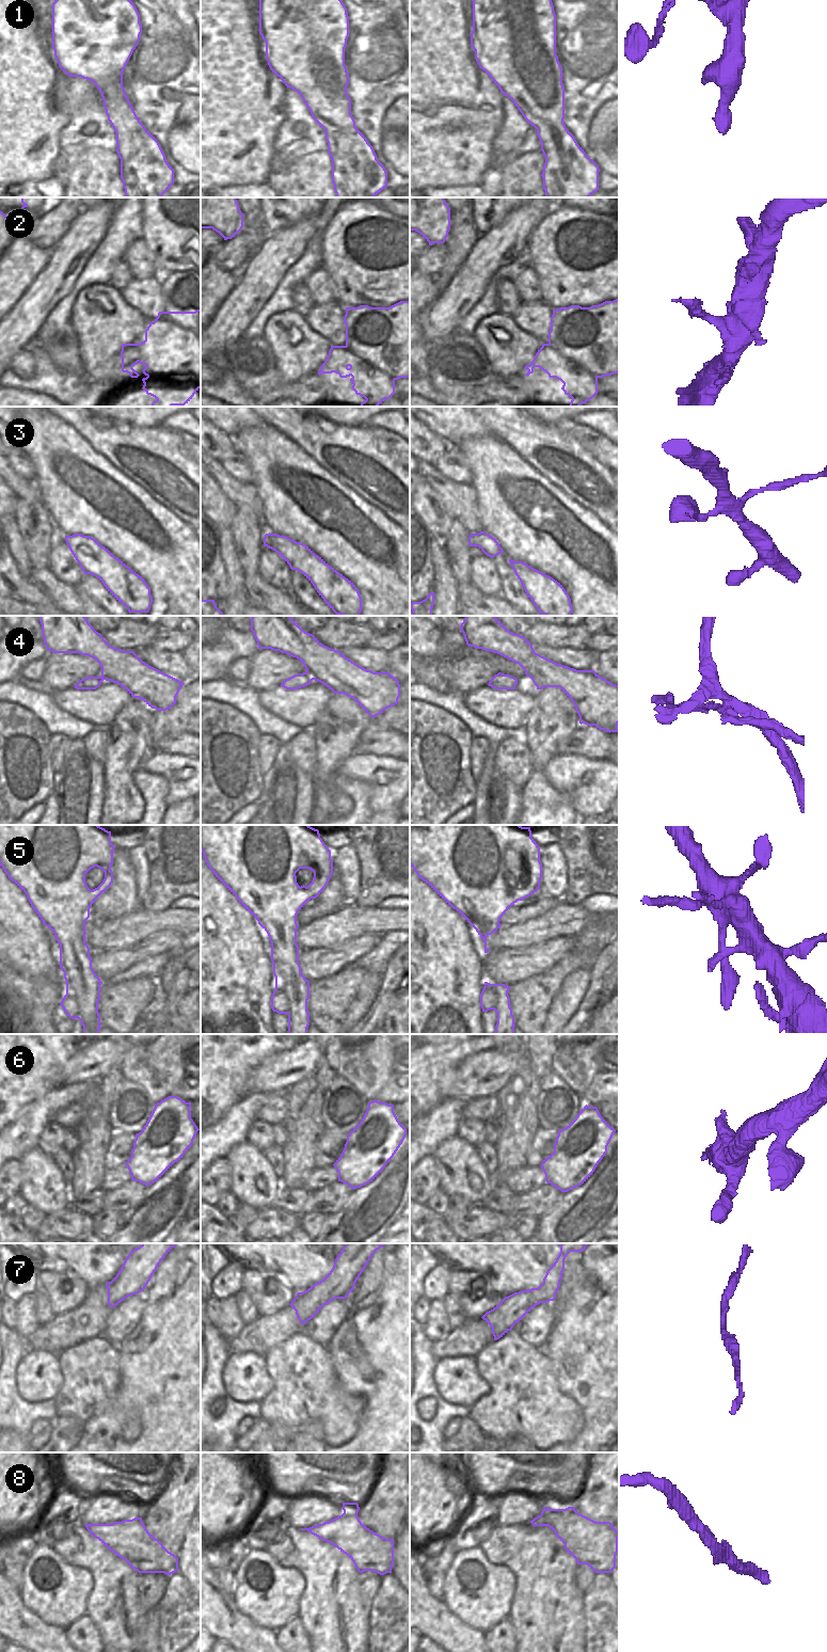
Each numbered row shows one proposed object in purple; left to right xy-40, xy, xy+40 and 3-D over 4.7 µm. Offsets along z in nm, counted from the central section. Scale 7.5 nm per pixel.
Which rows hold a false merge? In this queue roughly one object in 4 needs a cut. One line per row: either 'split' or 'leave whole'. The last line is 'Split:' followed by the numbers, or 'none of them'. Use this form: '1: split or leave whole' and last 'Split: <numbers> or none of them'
1: leave whole
2: leave whole
3: leave whole
4: split
5: leave whole
6: leave whole
7: leave whole
8: leave whole
Split: 4

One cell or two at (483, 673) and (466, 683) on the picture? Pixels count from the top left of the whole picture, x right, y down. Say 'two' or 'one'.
one

